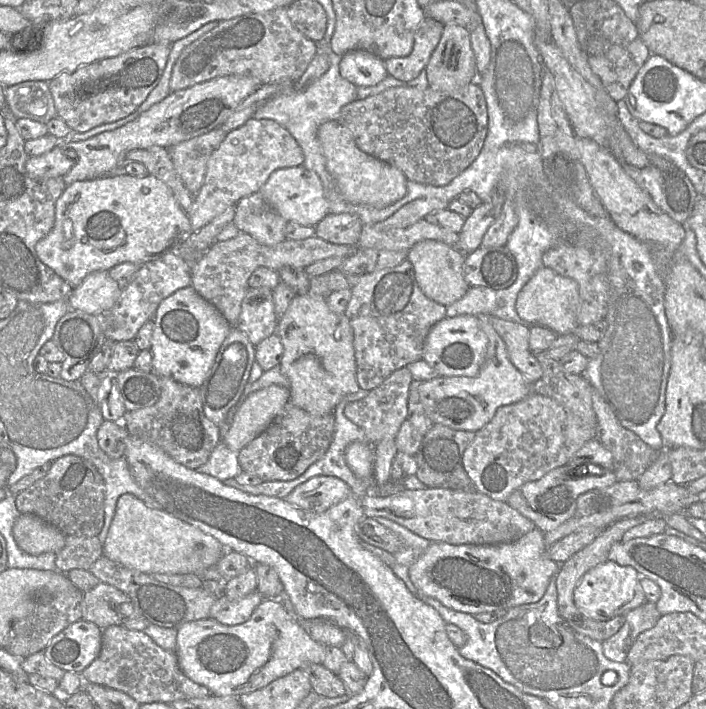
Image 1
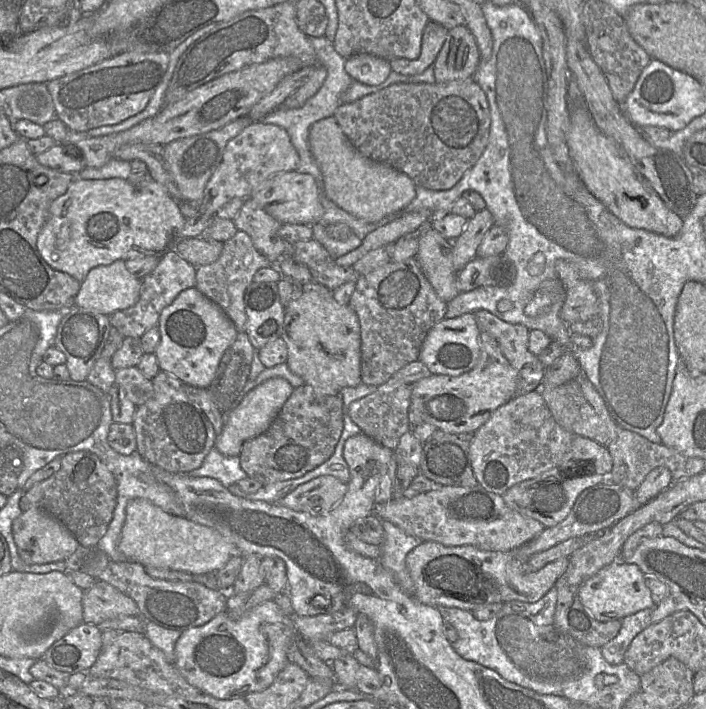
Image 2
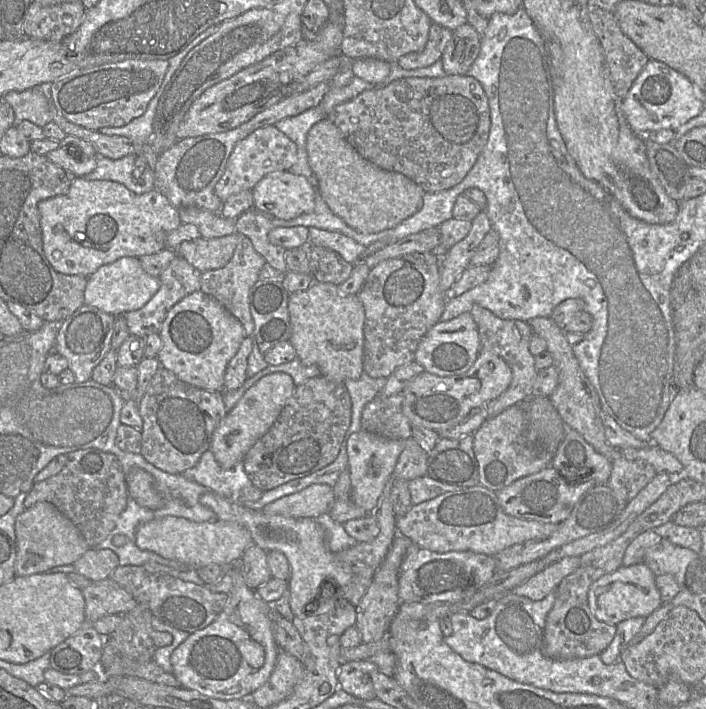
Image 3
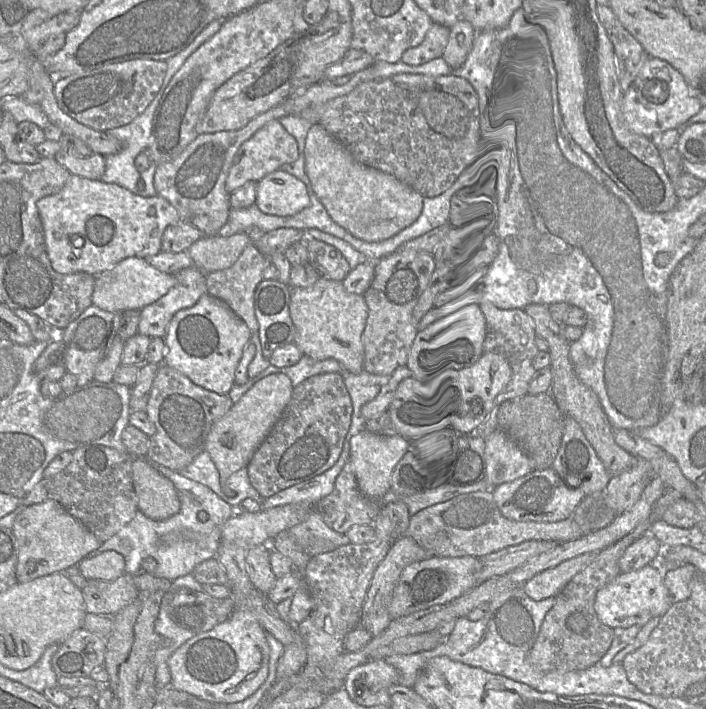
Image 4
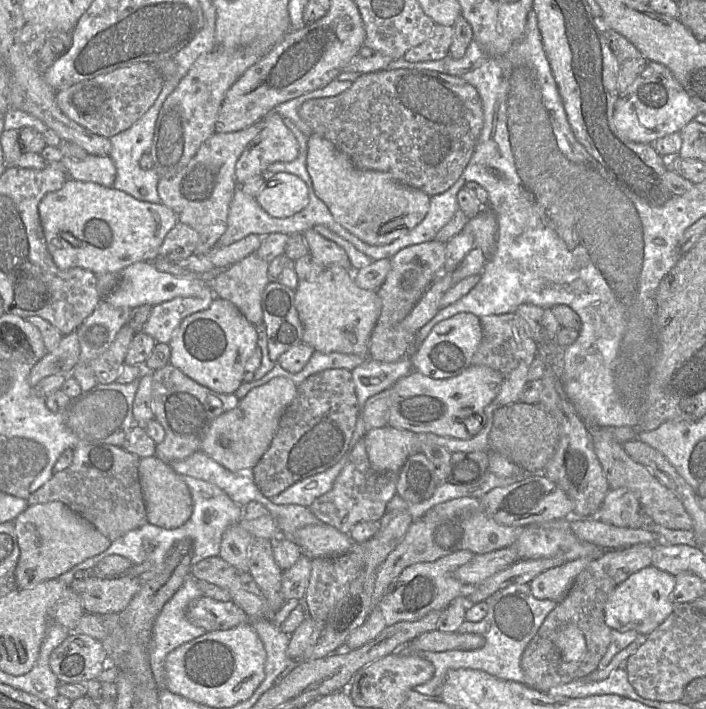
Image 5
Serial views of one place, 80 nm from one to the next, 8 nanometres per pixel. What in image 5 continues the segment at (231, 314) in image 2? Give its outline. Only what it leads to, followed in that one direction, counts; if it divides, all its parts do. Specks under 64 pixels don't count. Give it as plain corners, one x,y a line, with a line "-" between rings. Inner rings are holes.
254,252
240,262
222,270
211,282
214,296
232,302
257,326
263,323
262,294
271,281
269,263

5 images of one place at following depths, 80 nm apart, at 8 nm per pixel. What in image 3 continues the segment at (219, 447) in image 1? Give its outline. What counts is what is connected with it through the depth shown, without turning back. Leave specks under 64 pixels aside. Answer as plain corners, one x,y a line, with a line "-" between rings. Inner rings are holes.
210,449
203,453
194,467
184,471
182,475
235,502
239,502
242,489
252,484
244,470
243,461
231,469
224,469

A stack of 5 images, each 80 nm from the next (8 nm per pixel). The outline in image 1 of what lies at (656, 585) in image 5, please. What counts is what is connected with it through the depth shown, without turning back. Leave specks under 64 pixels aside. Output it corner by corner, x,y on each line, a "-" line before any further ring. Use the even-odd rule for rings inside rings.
606,560
583,575
573,593
574,603
580,611
596,621
606,621
619,615
625,616
628,611
647,601
639,582
640,577
635,568

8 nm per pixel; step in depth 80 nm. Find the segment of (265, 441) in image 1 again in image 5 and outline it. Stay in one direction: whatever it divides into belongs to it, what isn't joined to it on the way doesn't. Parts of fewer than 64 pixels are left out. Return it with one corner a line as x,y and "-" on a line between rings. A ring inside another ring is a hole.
326,369
306,378
283,413
268,450
252,468
261,493
272,498
307,477
334,466
345,454
358,418
352,372

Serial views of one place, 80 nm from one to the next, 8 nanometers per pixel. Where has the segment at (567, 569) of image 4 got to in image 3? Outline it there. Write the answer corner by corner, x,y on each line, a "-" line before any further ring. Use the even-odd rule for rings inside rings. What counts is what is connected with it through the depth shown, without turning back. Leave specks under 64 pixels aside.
564,557
545,567
509,593
527,597
533,601
540,601
554,592
563,578
573,573
579,565
580,557

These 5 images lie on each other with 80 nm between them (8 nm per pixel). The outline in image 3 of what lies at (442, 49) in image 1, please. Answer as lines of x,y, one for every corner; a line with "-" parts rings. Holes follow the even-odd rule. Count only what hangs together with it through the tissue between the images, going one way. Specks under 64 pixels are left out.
465,23
452,31
452,36
442,54
445,75
466,75
480,51
481,36

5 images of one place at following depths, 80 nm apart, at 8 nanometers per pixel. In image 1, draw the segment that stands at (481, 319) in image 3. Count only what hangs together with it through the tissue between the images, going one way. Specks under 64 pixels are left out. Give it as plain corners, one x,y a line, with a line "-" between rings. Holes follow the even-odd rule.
491,316
491,323
503,339
512,364
532,385
538,385
543,369
529,347
530,326

